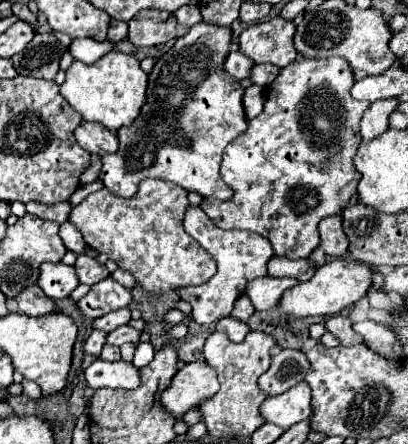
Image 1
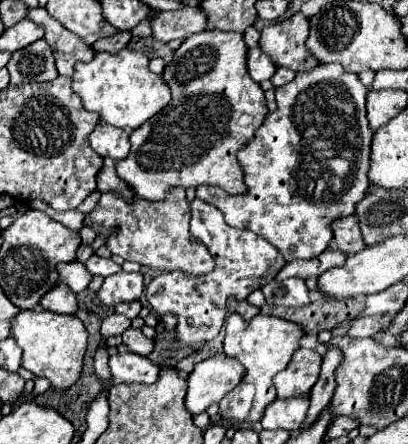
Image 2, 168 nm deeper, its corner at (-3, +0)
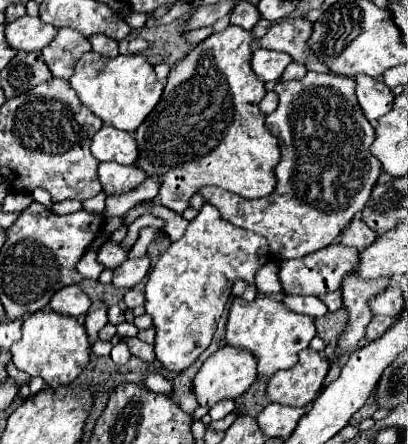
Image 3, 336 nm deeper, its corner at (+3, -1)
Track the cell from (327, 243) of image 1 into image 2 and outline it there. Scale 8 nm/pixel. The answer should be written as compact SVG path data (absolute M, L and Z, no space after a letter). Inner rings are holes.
M355 216L339 218L331 224L331 228L333 228L333 240L337 244L337 250L345 252L347 256L365 248L365 242L359 230L359 220Z

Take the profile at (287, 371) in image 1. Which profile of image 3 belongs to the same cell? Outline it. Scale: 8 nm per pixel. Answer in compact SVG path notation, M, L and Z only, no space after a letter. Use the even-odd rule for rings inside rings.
M307 347L301 351L297 365L281 369L267 379L267 397L273 403L307 407L319 395L327 371L329 361L325 355Z

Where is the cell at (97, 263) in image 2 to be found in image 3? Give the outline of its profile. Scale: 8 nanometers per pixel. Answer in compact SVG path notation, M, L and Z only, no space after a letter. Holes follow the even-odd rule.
M105 243L99 251L99 261L107 269L117 269L125 259L127 259L127 249L123 249L121 243Z

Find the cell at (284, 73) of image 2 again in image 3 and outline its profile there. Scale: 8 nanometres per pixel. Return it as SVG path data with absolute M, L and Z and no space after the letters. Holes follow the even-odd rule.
M291 63L291 65L285 69L285 75L283 75L281 79L283 79L283 81L301 79L301 77L305 77L305 73L307 73L307 67L305 67L305 65L301 65L301 63Z

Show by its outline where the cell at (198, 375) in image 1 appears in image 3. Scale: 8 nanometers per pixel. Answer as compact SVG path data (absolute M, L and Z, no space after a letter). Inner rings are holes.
M225 345L203 363L199 373L195 375L193 391L199 399L199 405L213 407L215 403L219 403L223 399L237 399L253 385L255 379L257 379L257 357L253 357L251 351L247 351L247 349Z

